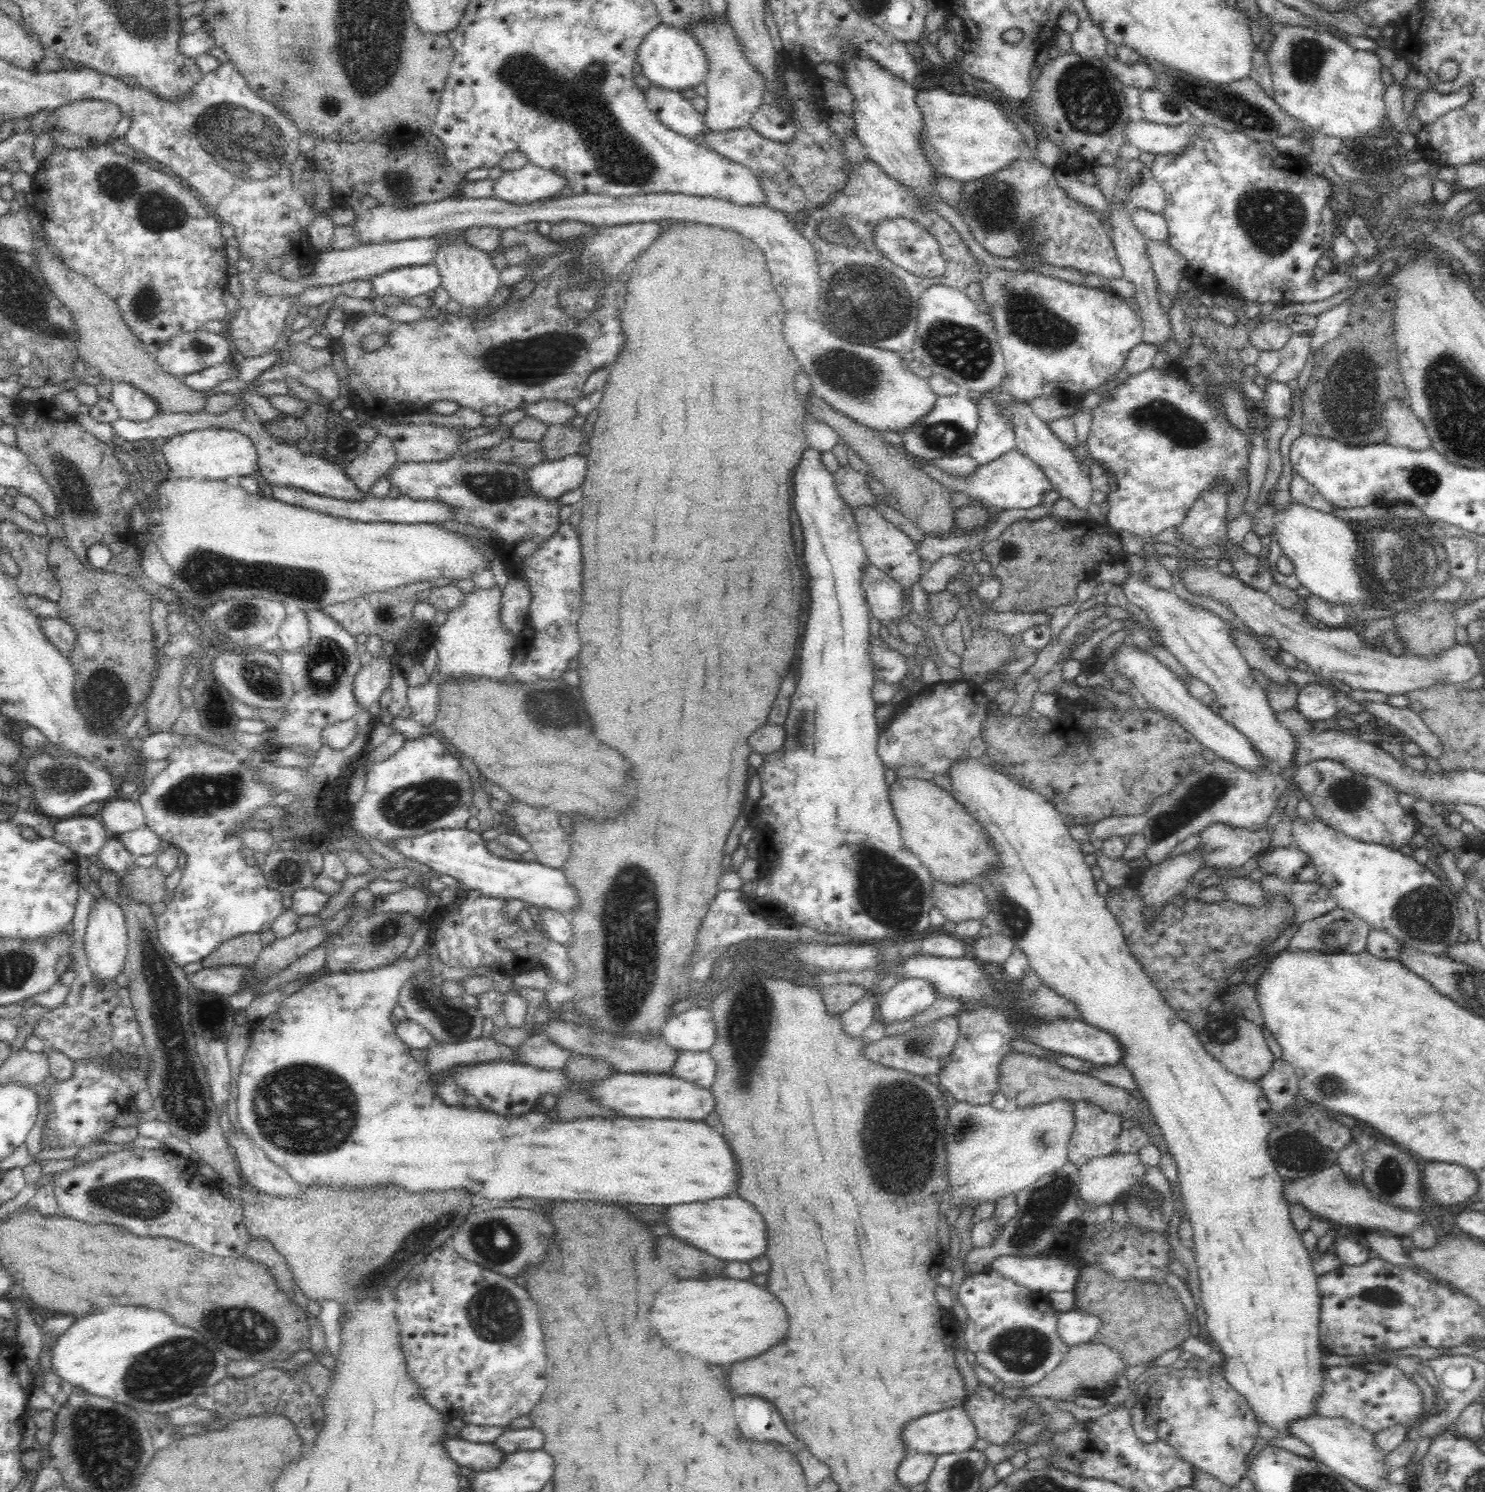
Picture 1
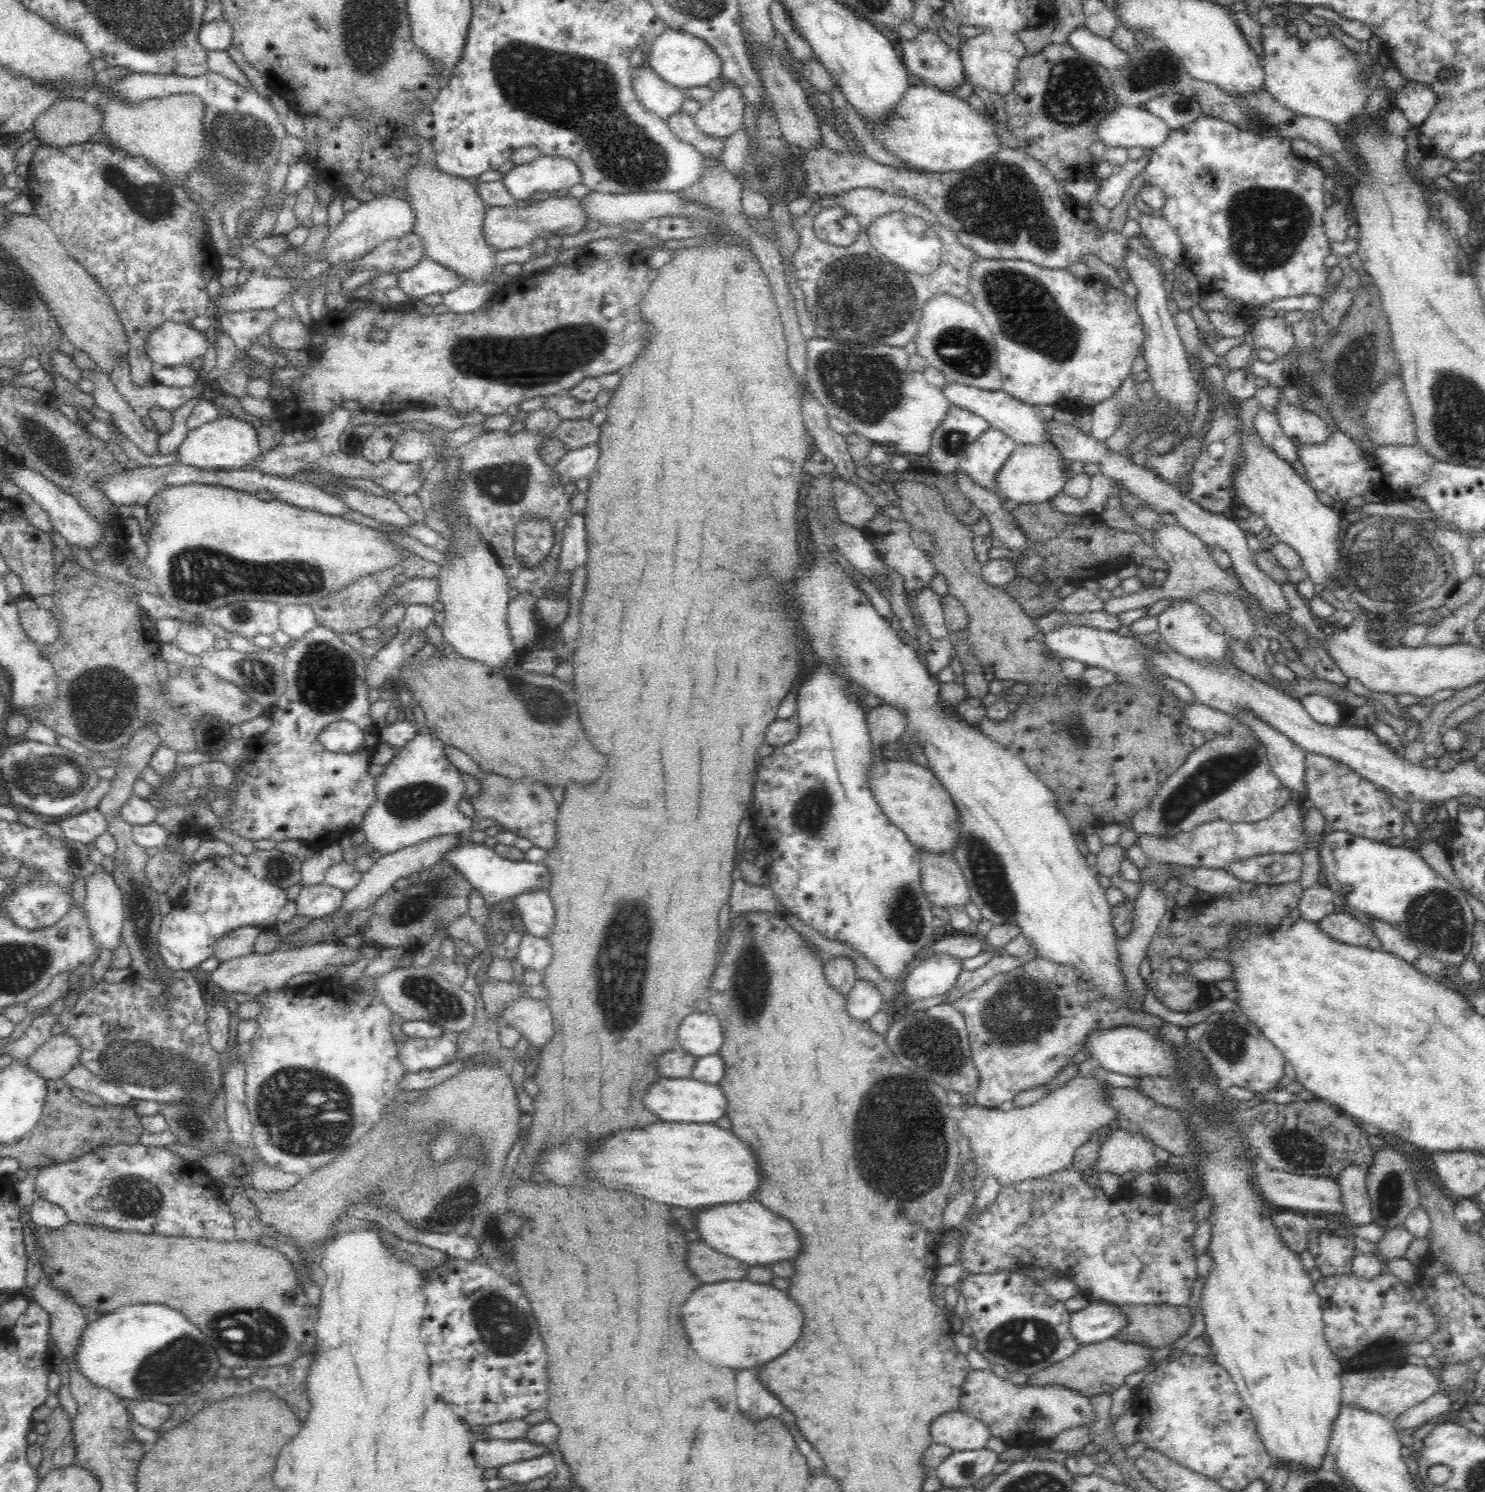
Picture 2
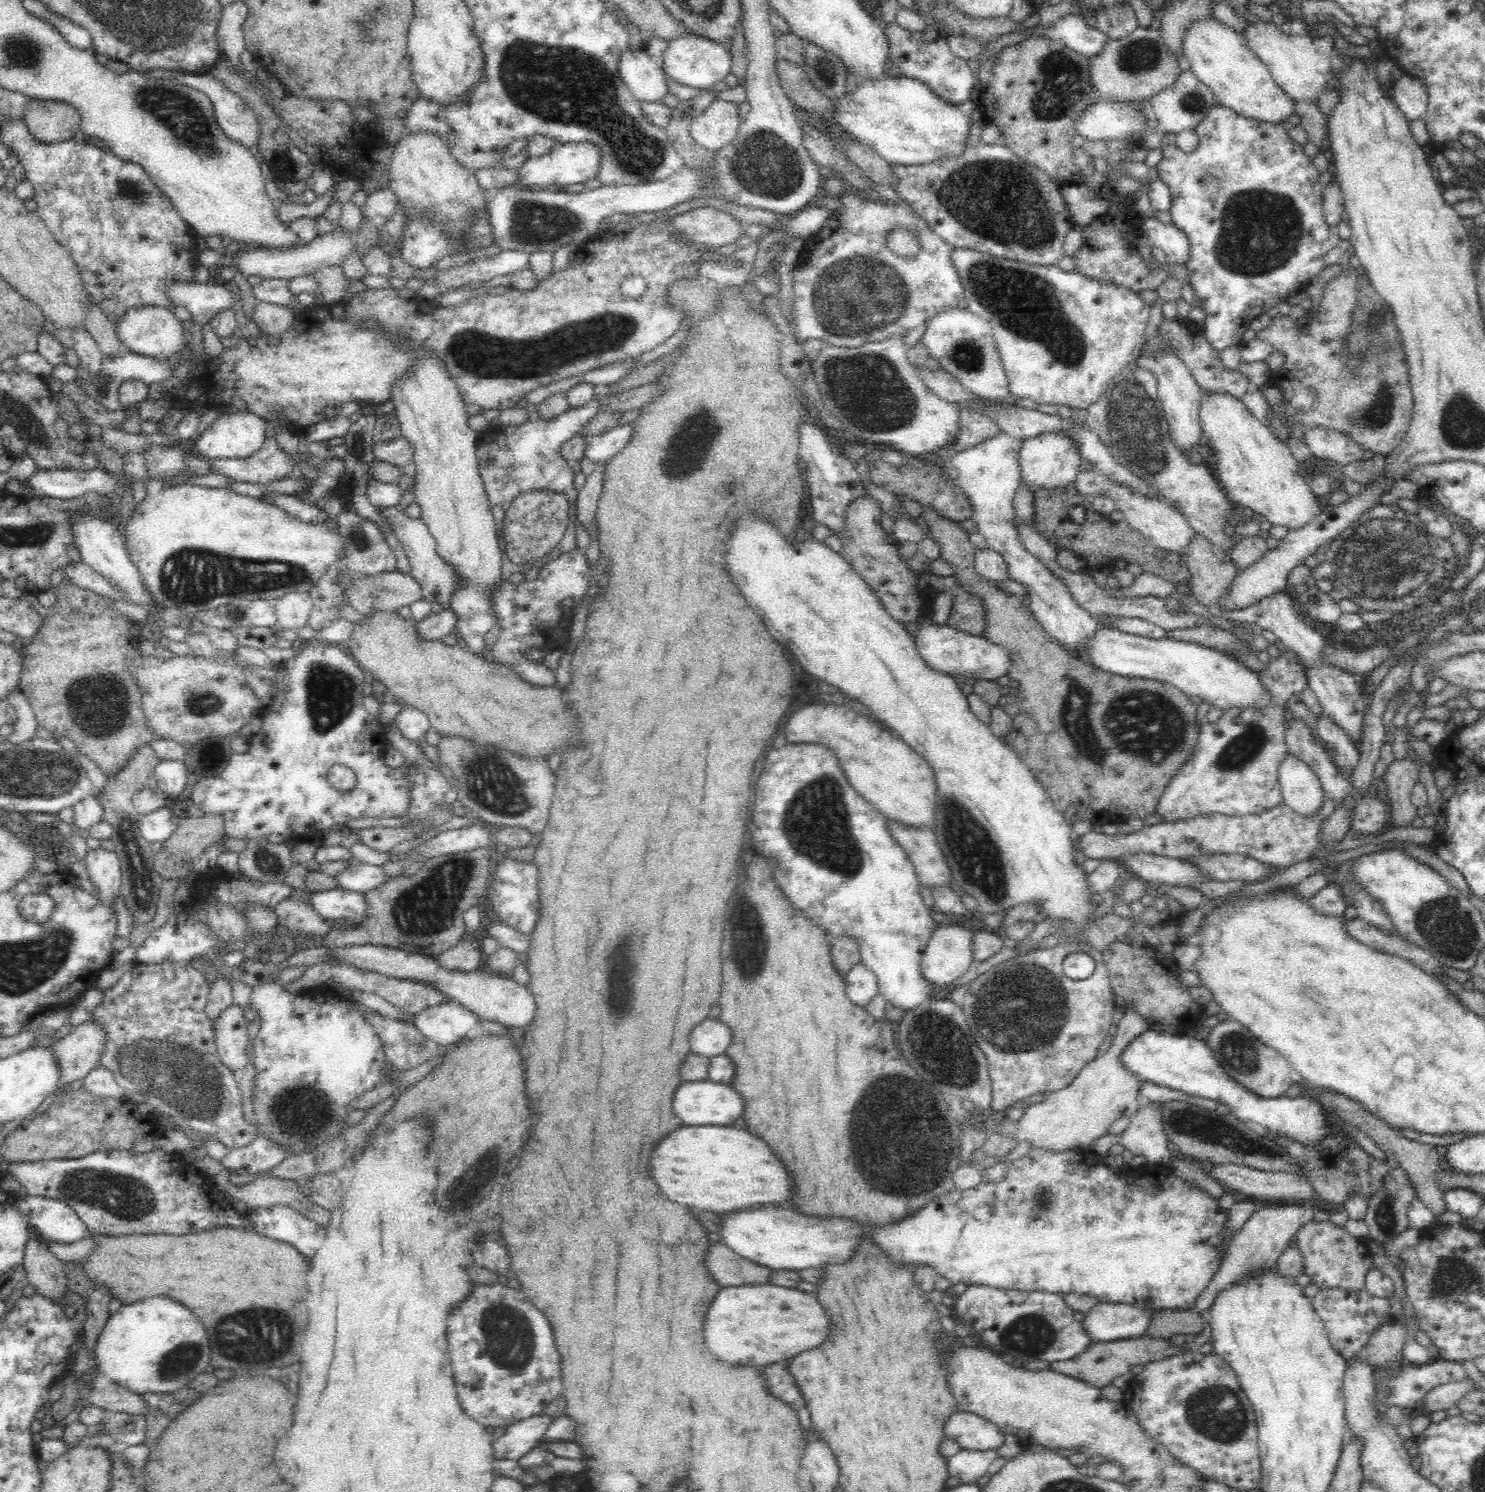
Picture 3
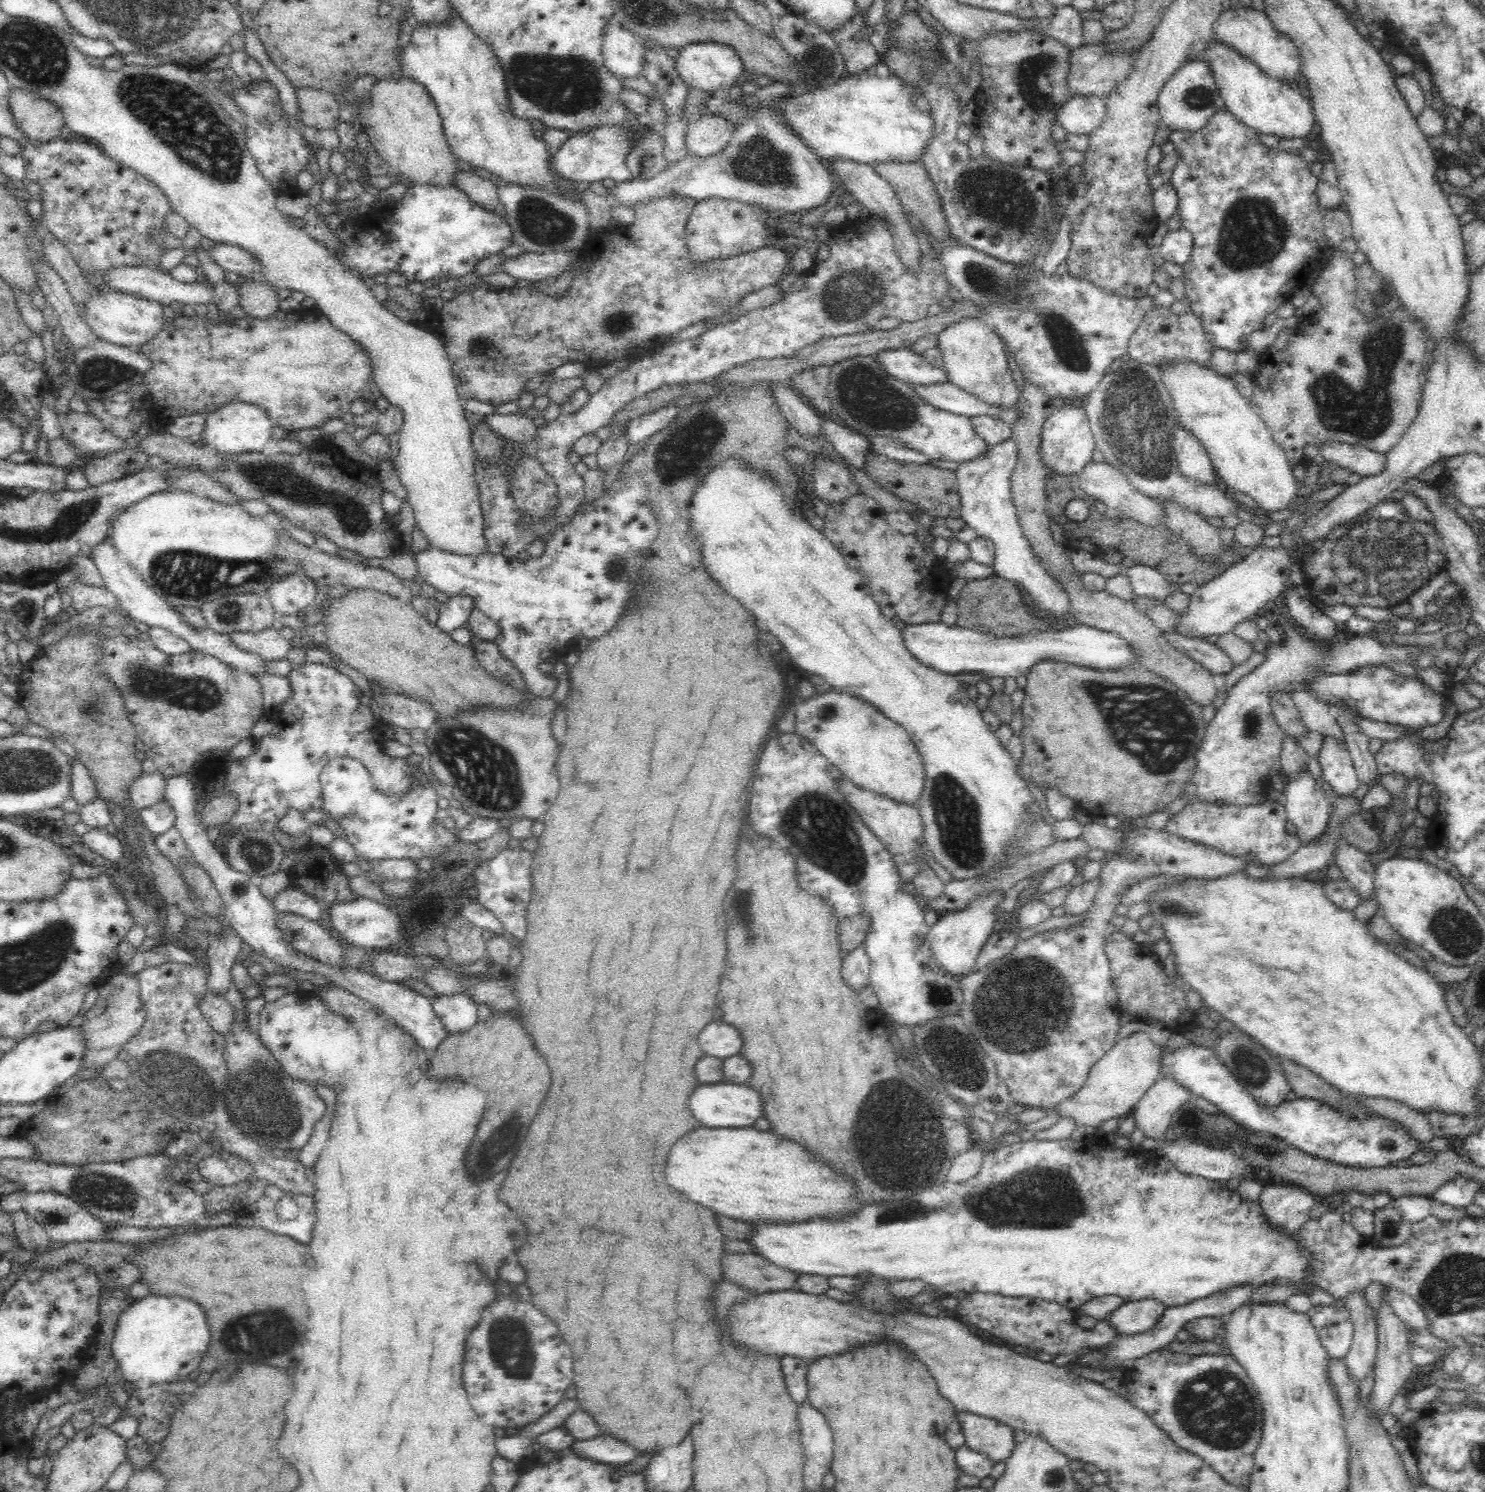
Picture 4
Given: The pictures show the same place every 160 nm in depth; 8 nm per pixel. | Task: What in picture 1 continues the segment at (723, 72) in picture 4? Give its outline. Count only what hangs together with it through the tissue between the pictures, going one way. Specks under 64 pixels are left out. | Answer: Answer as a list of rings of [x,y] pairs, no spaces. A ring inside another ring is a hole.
[[[660,22],[656,28],[646,32],[640,46],[636,48],[636,70],[641,72],[653,85],[671,90],[684,91],[703,82],[708,74],[708,61],[704,57],[702,47],[696,43],[694,37],[683,28],[670,26]]]

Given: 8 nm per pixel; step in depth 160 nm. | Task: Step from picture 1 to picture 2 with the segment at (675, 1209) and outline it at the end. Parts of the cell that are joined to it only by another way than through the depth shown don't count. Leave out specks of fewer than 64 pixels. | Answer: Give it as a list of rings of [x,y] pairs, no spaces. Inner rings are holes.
[[[736,1202],[693,1212],[695,1229],[702,1243],[747,1265],[774,1264],[778,1260],[790,1260],[800,1252],[800,1236],[786,1218],[768,1212],[760,1202]]]

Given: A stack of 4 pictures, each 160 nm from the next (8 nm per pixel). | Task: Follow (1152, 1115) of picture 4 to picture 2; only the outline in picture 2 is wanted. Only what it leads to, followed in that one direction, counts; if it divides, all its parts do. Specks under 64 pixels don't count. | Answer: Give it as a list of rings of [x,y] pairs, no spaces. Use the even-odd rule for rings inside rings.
[[[1114,1129],[1106,1142],[1098,1148],[1098,1158],[1094,1166],[1088,1168],[1090,1174],[1111,1174],[1122,1176],[1130,1172],[1132,1175],[1144,1174],[1155,1170],[1156,1155],[1153,1144],[1140,1132],[1130,1133],[1126,1129]]]

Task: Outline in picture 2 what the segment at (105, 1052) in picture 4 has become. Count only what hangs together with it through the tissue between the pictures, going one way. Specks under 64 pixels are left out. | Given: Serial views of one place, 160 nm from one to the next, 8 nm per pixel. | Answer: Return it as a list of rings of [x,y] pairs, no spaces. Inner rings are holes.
[[[52,1035],[20,1063],[36,1071],[43,1079],[57,1079],[78,1065],[78,1043],[68,1035]]]

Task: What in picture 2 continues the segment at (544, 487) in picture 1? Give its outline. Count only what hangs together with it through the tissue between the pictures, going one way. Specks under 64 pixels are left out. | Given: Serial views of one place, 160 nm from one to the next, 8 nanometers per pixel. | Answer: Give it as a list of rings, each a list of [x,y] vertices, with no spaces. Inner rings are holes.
[[[596,444],[583,446],[566,452],[552,465],[552,471],[558,475],[560,483],[577,482],[580,478],[586,478],[594,470],[598,460],[598,447]]]

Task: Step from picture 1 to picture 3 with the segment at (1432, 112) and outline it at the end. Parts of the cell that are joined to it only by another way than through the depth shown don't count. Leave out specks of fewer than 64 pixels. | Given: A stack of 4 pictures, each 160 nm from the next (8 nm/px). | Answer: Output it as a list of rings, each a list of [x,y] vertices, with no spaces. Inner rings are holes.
[[[1408,73],[1403,74],[1398,80],[1391,80],[1388,94],[1408,122],[1422,119],[1427,112],[1429,94],[1424,85]]]

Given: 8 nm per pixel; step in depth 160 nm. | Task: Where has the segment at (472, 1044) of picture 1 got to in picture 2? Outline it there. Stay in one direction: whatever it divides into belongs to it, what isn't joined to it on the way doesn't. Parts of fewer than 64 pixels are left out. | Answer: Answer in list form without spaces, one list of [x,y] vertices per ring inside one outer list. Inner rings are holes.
[[[440,1035],[436,1038],[407,1037],[406,1042],[397,1045],[400,1062],[407,1072],[420,1072],[421,1070],[434,1070],[439,1066],[459,1060],[459,1048],[456,1035]]]

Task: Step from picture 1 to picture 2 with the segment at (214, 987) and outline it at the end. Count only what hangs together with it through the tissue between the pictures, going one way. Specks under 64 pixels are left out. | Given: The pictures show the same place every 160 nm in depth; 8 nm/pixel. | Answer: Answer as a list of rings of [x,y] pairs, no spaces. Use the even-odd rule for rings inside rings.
[[[332,938],[315,945],[303,946],[302,948],[282,949],[277,948],[269,953],[252,953],[238,958],[231,958],[218,964],[218,968],[209,974],[209,982],[219,986],[227,993],[250,993],[259,995],[268,991],[276,991],[286,986],[290,978],[302,973],[319,973],[326,966],[350,965],[360,958],[362,946],[346,947],[332,943]]]

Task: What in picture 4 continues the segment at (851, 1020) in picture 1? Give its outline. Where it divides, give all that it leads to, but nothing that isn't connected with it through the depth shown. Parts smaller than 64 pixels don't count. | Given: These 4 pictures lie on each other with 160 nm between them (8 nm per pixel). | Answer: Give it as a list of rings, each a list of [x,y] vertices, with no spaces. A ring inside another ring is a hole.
[[[864,944],[843,955],[841,976],[848,987],[859,992],[871,983],[871,962],[864,950]]]

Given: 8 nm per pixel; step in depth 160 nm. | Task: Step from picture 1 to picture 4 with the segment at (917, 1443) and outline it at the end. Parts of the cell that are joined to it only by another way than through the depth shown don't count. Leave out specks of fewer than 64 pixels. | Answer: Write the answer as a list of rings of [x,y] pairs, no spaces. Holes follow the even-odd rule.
[[[957,1411],[955,1418],[970,1450],[984,1454],[995,1462],[1005,1461],[1014,1451],[1014,1434],[1008,1425],[964,1411]]]

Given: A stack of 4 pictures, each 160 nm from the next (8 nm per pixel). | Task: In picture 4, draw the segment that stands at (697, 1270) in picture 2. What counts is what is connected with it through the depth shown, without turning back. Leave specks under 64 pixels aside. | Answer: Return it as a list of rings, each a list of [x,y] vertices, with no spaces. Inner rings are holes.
[[[756,1253],[723,1254],[720,1266],[726,1281],[760,1294],[794,1288],[797,1278],[797,1273],[782,1269]]]

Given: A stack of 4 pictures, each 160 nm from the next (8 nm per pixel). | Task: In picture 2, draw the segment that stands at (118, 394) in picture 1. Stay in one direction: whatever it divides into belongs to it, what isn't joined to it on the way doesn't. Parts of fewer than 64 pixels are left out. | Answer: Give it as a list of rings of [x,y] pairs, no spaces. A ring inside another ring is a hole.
[[[127,358],[120,362],[113,371],[109,372],[110,381],[118,389],[118,393],[132,407],[138,416],[149,416],[149,412],[154,407],[164,409],[169,412],[178,410],[184,402],[191,401],[192,398],[200,396],[205,388],[202,381],[198,379],[195,385],[184,388],[176,388],[155,383],[140,386],[132,380],[131,369]]]

